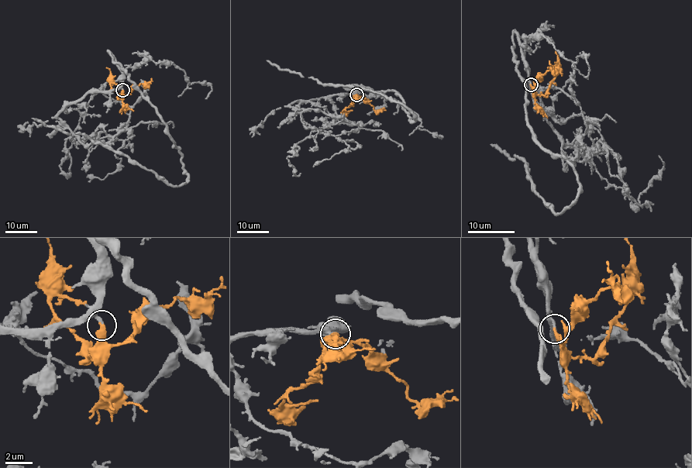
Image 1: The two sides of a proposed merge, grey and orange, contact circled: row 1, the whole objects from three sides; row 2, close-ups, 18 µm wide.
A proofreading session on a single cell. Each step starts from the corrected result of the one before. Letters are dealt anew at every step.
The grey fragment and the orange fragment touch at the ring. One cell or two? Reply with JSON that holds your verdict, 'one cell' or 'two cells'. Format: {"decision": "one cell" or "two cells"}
{"decision": "one cell"}

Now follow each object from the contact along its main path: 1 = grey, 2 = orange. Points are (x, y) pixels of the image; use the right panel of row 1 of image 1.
1: (530, 84), (514, 33), (526, 122), (573, 168), (577, 198), (555, 214), (535, 194), (528, 165), (490, 145)
2: (530, 84), (538, 94), (545, 92), (555, 77), (557, 55), (555, 51)

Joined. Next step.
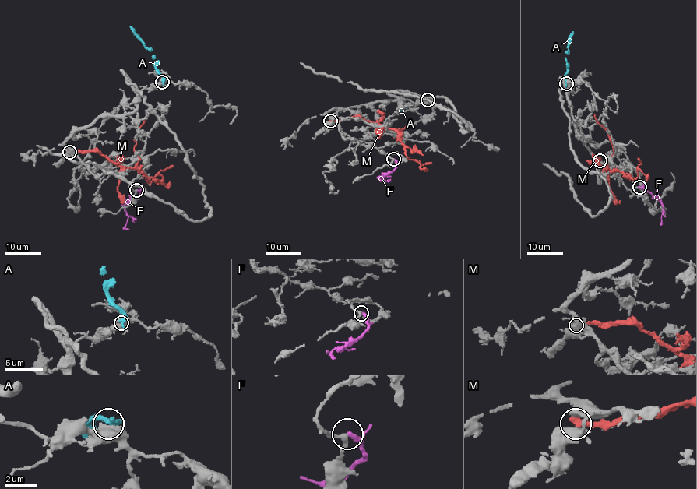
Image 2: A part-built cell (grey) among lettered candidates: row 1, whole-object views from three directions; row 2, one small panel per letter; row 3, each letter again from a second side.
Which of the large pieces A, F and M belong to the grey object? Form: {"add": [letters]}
{"add": []}

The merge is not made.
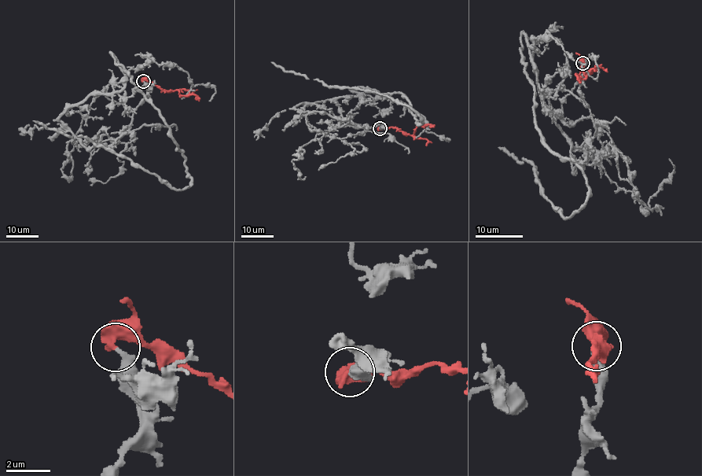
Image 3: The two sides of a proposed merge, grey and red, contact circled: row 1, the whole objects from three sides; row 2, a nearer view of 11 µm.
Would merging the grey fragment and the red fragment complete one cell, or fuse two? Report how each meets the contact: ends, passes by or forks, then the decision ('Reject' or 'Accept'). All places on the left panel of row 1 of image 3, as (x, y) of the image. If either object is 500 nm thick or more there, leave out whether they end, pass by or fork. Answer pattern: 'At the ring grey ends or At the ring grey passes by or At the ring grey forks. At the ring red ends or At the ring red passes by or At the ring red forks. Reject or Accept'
Accept

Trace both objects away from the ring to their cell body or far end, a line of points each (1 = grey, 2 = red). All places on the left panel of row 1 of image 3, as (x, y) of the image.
1: (143, 81), (133, 108), (99, 92), (124, 86), (112, 55), (181, 152), (191, 182), (181, 190), (32, 120)
2: (143, 81), (152, 81), (163, 90), (178, 90), (181, 96), (194, 94), (199, 101)

